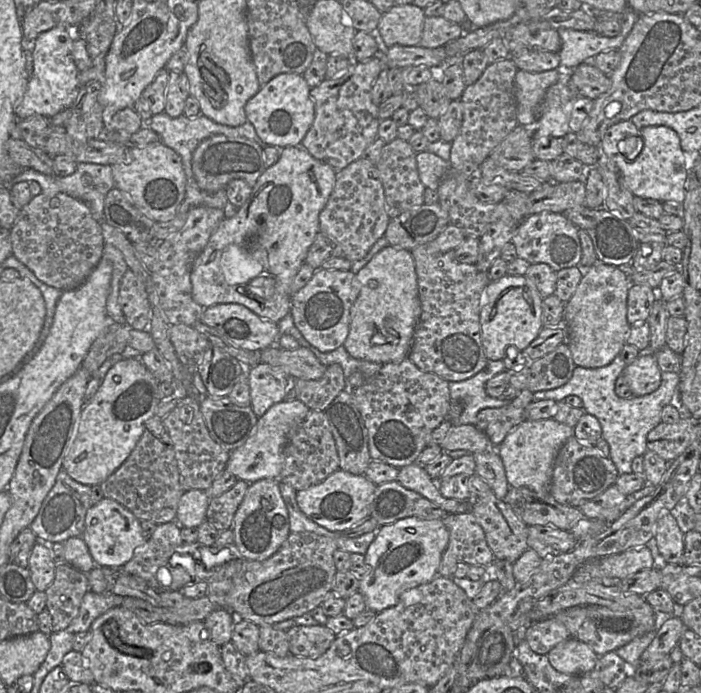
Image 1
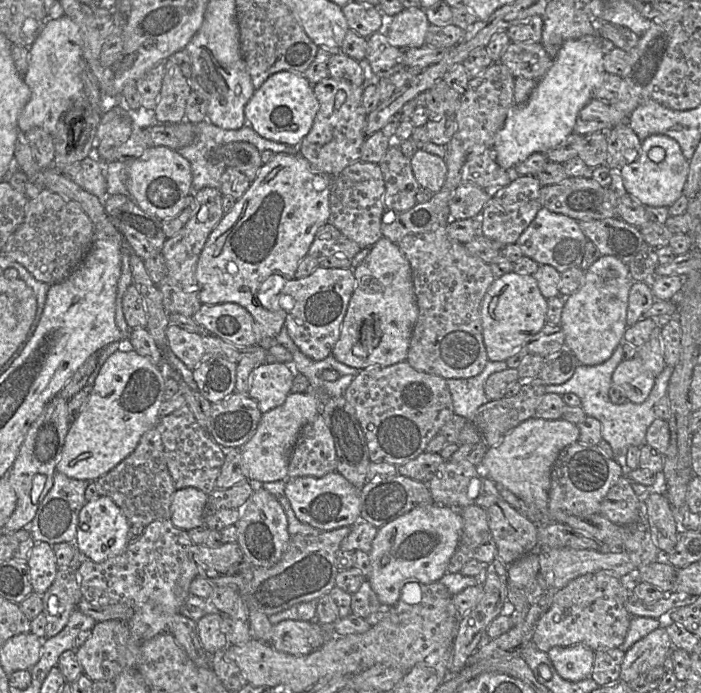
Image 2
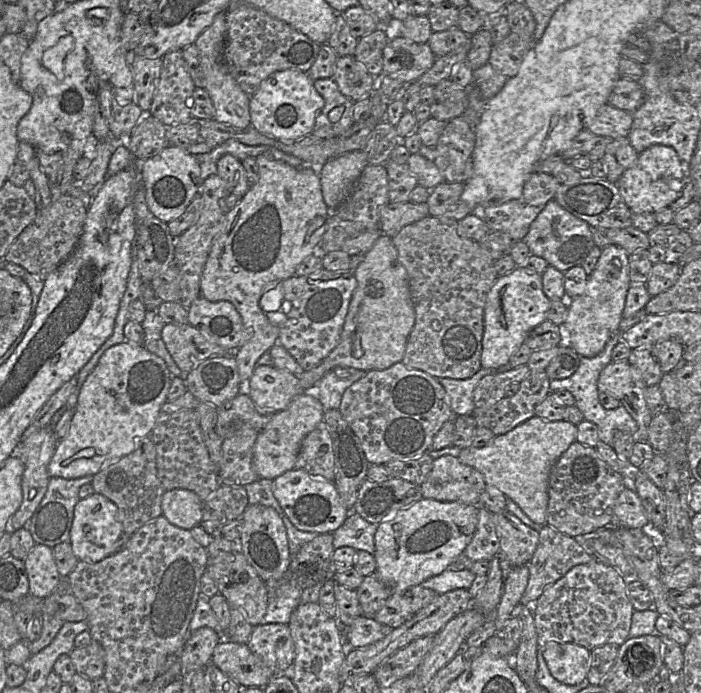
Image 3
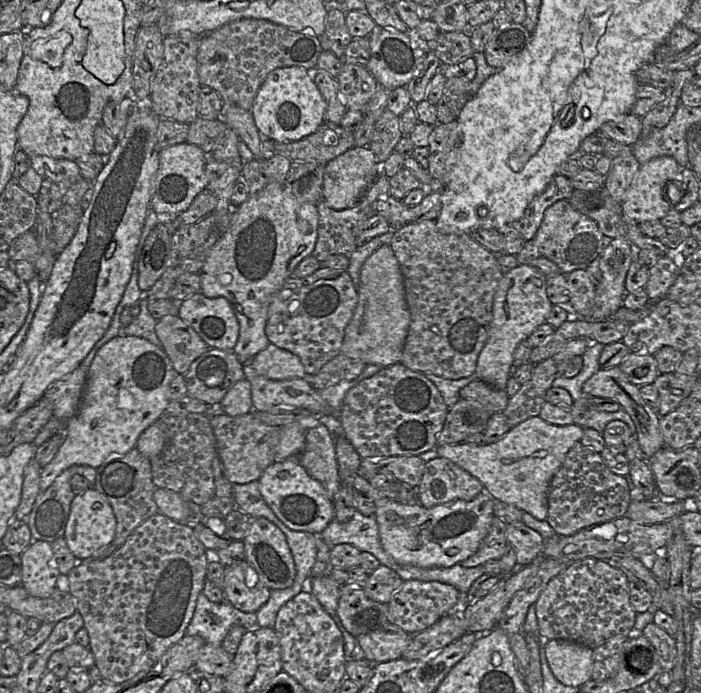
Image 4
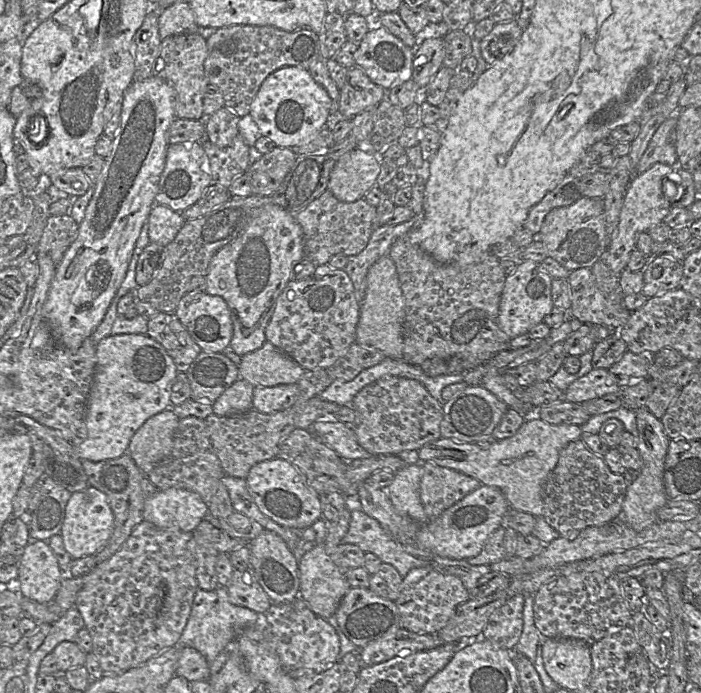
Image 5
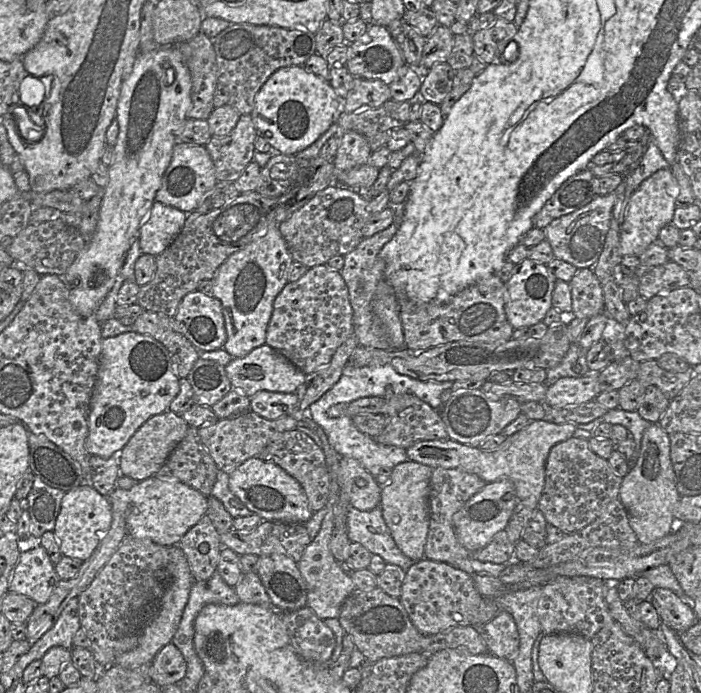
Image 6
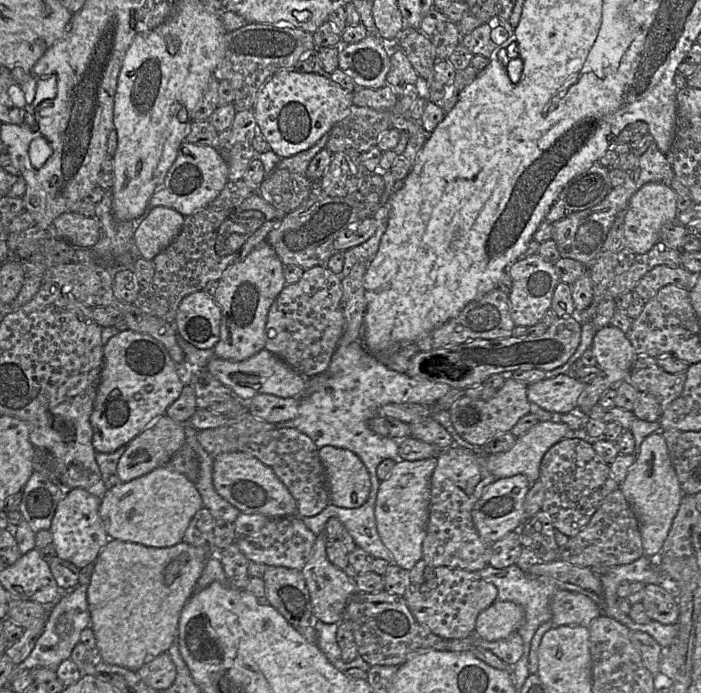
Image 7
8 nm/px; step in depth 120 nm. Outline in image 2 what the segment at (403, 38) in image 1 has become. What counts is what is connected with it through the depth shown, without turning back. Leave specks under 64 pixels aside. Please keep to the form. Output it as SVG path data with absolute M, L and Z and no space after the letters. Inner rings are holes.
M421 7L404 8L386 21L384 33L390 44L395 47L416 48L425 44L429 25L425 9Z

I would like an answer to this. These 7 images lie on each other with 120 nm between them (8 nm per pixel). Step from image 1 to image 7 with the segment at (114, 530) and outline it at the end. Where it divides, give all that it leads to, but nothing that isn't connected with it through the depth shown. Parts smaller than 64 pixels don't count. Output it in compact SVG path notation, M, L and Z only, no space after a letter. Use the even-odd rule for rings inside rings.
M73 488L59 502L52 519L49 530L53 535L57 556L80 569L94 563L110 539L99 515L100 504L98 497L82 488Z

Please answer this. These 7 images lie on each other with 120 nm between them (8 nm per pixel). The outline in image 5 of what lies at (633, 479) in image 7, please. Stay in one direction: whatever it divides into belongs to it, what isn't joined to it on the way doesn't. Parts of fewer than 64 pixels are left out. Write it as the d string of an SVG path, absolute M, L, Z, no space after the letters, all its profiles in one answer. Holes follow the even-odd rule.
M646 408L636 410L636 421L638 428L637 449L643 460L643 467L639 476L627 486L622 513L624 523L640 532L660 521L657 512L668 500L664 486L664 463L670 439L664 431L661 420Z

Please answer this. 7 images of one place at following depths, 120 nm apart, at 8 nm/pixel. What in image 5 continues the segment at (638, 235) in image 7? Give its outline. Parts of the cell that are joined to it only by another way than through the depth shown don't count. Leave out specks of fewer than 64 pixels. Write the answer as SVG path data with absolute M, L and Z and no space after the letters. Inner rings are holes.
M656 163L644 173L635 174L627 188L618 227L613 237L610 238L604 259L601 259L618 276L626 269L631 252L636 249L637 235L643 232L648 233L652 227L662 222L674 204L669 201L670 195L666 198L663 193L663 179L668 179L676 185L675 189L670 188L670 195L672 194L672 190L679 191L678 187L682 184L681 177L671 166L663 163Z

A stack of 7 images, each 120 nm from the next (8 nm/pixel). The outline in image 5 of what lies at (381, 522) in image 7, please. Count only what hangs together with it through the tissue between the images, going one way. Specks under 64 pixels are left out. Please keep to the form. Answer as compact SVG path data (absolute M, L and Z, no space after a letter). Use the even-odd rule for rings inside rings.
M423 463L410 464L394 474L387 495L395 509L420 524L429 522L420 499L420 482L423 476Z

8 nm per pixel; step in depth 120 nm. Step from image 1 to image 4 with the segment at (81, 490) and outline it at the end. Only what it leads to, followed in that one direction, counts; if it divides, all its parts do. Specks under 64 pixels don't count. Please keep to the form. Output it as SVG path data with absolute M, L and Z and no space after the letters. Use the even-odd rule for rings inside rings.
M75 465L64 470L36 499L27 524L33 539L52 543L64 537L71 503L76 496L71 488L71 477L80 474L94 488L97 469L88 465Z

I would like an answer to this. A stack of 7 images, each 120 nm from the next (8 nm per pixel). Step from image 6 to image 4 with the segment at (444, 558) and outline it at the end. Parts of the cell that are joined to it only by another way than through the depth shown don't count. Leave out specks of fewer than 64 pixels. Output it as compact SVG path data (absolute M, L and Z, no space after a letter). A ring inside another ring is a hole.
M438 457L425 464L416 496L422 506L431 508L454 500L471 501L483 491L477 478L451 460Z

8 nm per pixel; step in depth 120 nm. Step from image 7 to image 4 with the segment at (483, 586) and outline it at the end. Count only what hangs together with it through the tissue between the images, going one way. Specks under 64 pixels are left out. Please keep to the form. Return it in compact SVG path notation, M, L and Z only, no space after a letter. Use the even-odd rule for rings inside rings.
M408 580L393 594L388 604L388 622L411 635L434 625L441 617L456 609L461 593L452 585L437 581Z

